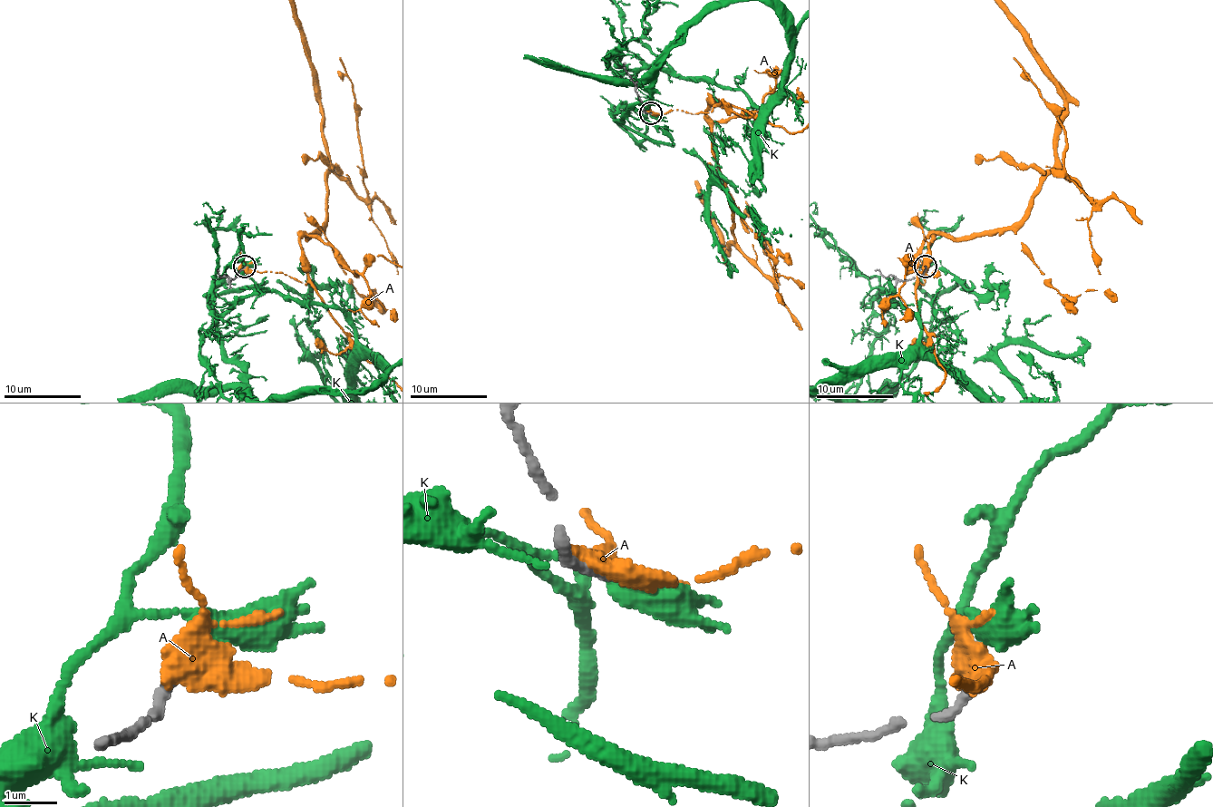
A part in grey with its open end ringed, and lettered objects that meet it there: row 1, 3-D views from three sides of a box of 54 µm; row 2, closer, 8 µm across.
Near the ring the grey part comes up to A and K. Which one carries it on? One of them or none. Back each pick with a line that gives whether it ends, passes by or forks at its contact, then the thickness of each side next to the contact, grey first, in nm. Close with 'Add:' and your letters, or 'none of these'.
Add: none of these

